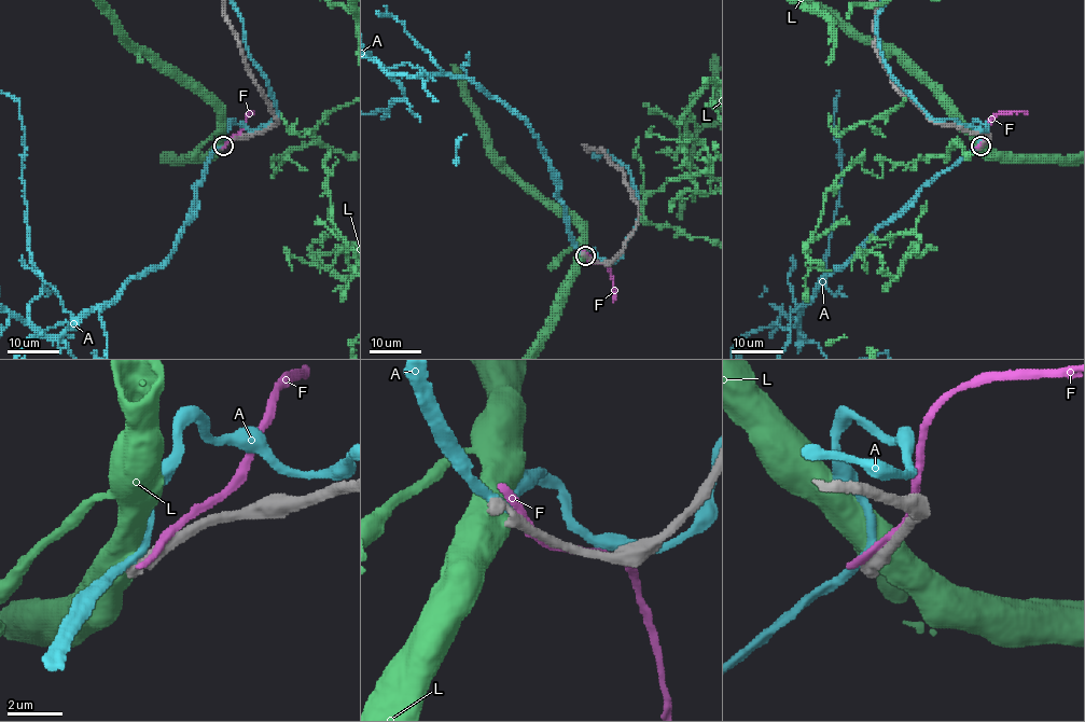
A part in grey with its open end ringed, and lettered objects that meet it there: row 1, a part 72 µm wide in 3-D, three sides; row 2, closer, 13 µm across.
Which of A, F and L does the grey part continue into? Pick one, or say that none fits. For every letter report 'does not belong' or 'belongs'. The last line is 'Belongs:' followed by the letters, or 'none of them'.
A: does not belong
F: does not belong
L: does not belong
Belongs: none of them

